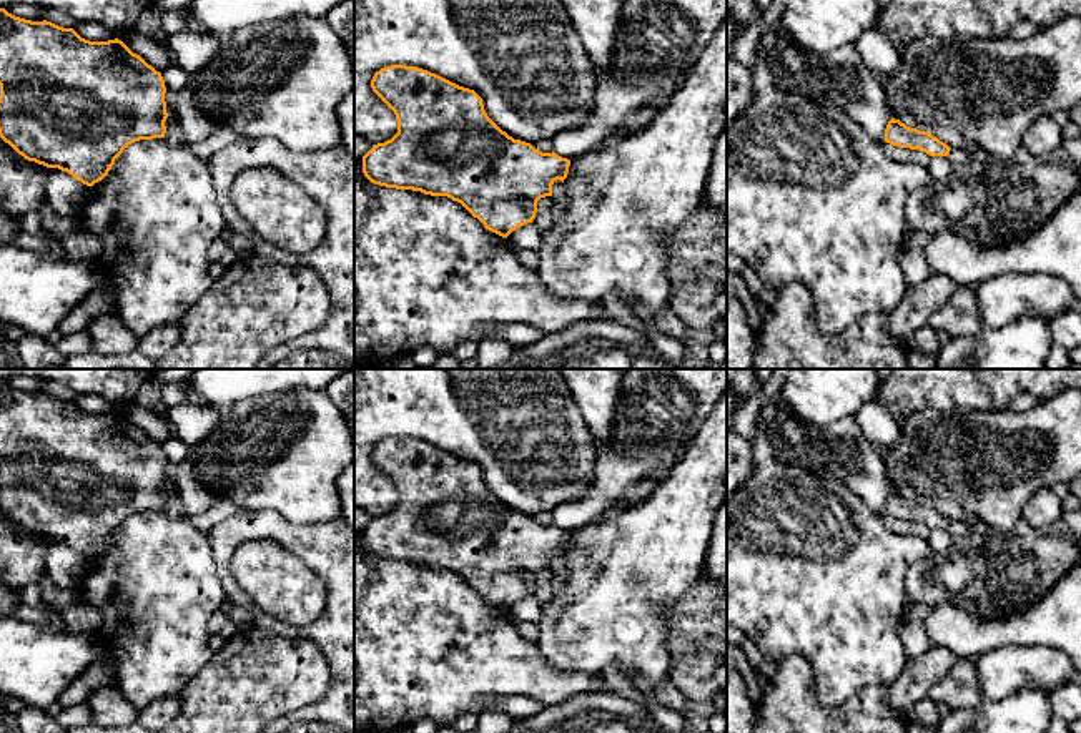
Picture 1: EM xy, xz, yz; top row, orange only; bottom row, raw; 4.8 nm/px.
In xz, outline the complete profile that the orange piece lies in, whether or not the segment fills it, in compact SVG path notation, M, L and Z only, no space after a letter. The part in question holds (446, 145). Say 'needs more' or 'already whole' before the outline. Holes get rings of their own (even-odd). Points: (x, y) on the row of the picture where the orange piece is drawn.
already whole; M406 65L381 68L374 73L371 88L394 111L397 120L397 133L384 143L373 145L363 156L363 173L374 184L447 196L461 203L486 229L507 238L517 228L532 223L537 201L552 196L552 184L557 180L564 183L567 178L570 160L554 151L542 153L531 143L509 136L487 116L482 98L474 90Z

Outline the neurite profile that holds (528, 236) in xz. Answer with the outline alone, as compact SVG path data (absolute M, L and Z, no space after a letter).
M527 223L516 231L512 231L506 243L509 248L517 253L521 249L537 251L542 244L542 234L534 223Z

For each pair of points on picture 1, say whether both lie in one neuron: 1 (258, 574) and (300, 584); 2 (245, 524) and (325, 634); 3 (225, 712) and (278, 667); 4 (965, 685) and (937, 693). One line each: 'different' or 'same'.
1: same
2: same
3: same
4: same

